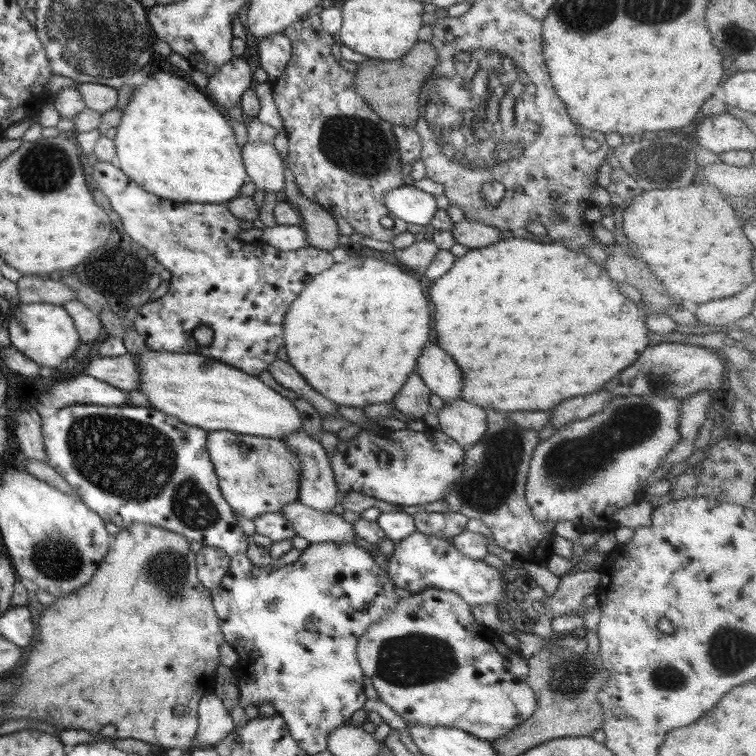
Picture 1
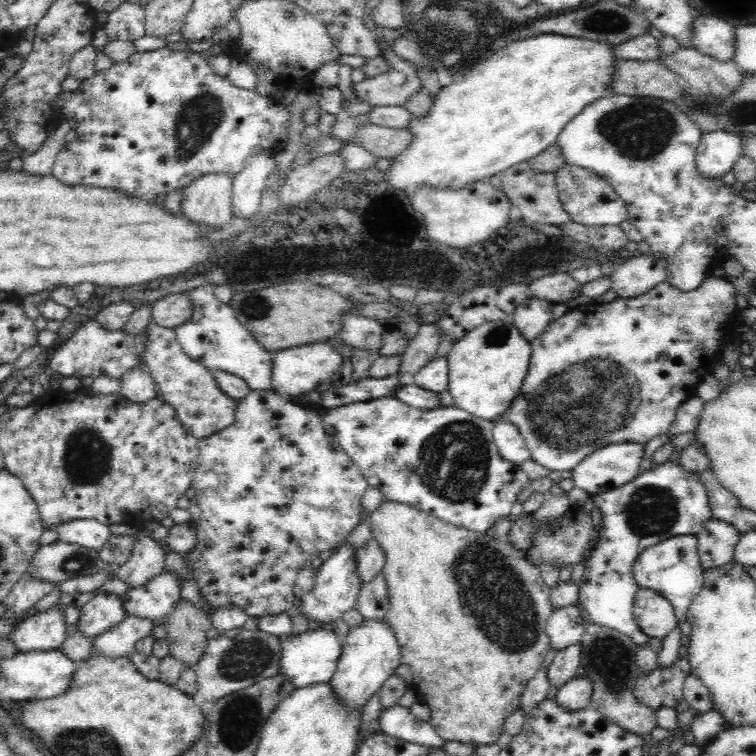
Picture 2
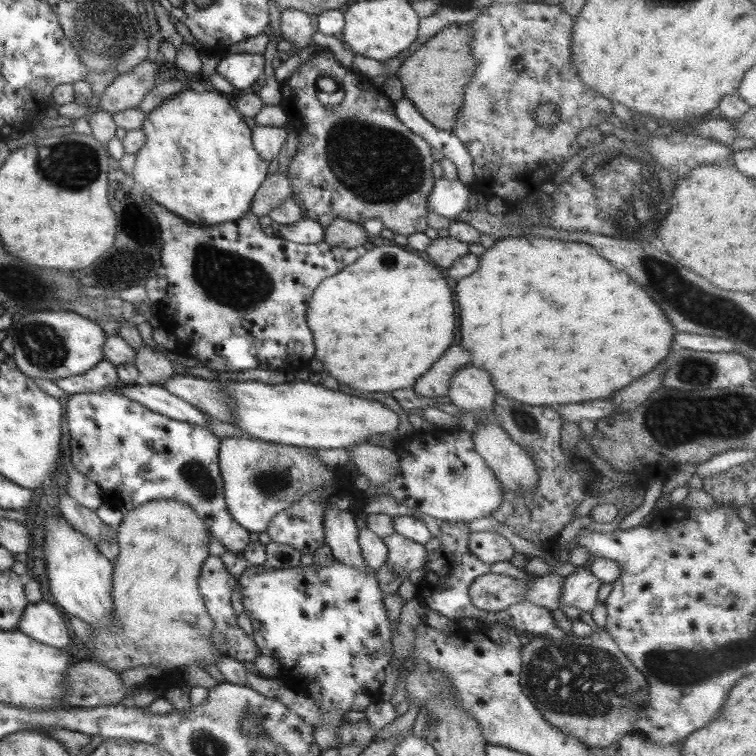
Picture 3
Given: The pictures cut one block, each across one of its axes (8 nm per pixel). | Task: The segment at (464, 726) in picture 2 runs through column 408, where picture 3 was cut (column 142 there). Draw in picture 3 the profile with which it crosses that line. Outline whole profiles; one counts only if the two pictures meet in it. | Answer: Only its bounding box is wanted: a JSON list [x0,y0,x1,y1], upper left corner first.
[85,499,223,696]

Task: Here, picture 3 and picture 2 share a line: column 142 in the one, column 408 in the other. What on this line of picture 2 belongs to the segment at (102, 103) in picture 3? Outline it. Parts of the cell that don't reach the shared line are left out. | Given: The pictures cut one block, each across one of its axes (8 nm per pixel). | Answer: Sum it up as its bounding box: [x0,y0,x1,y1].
[350,57,422,106]

